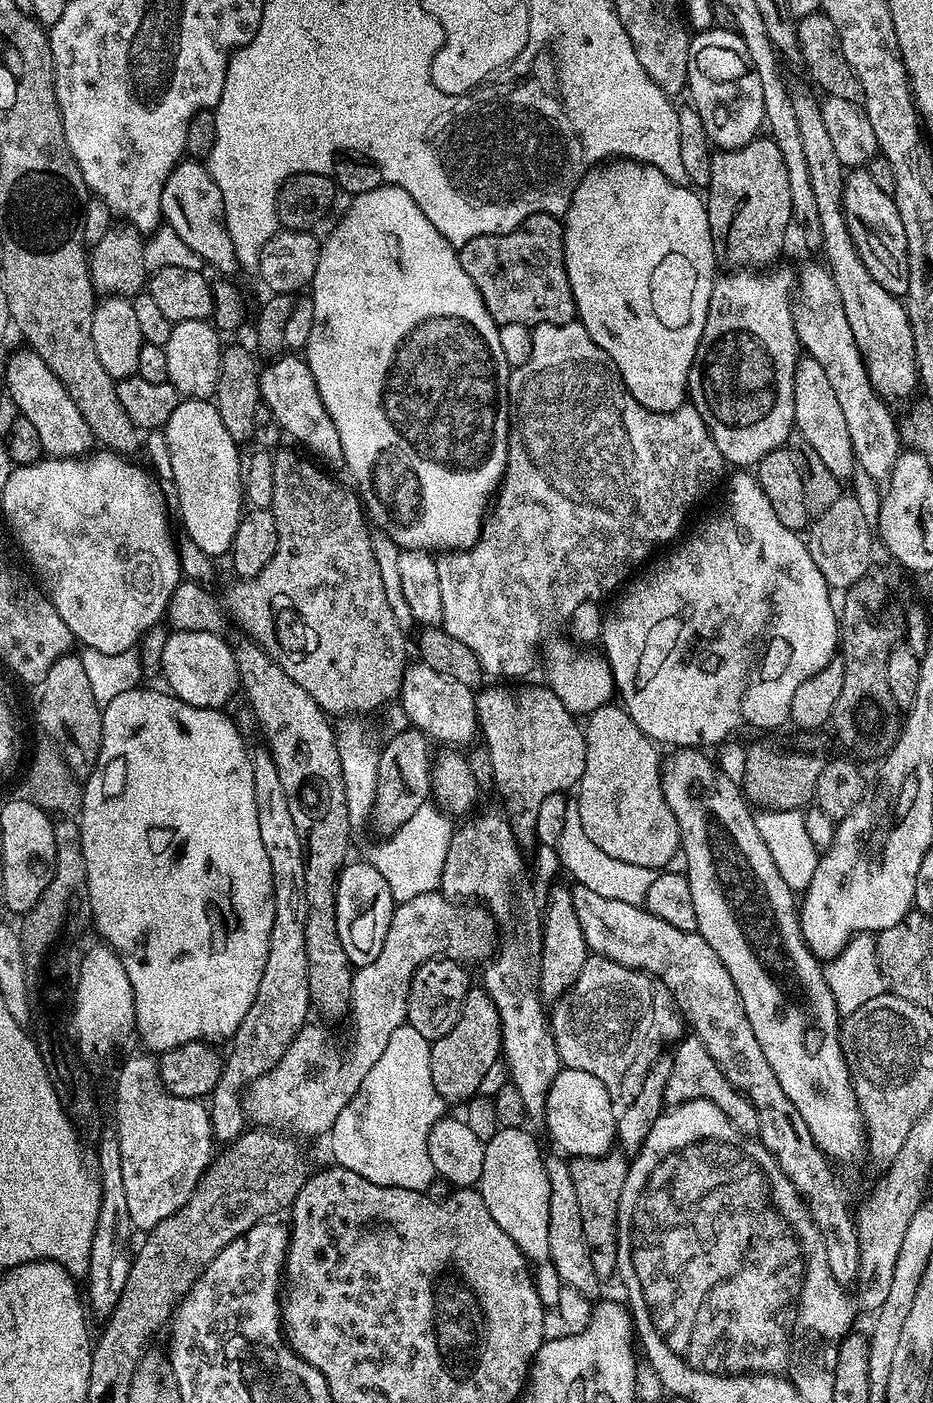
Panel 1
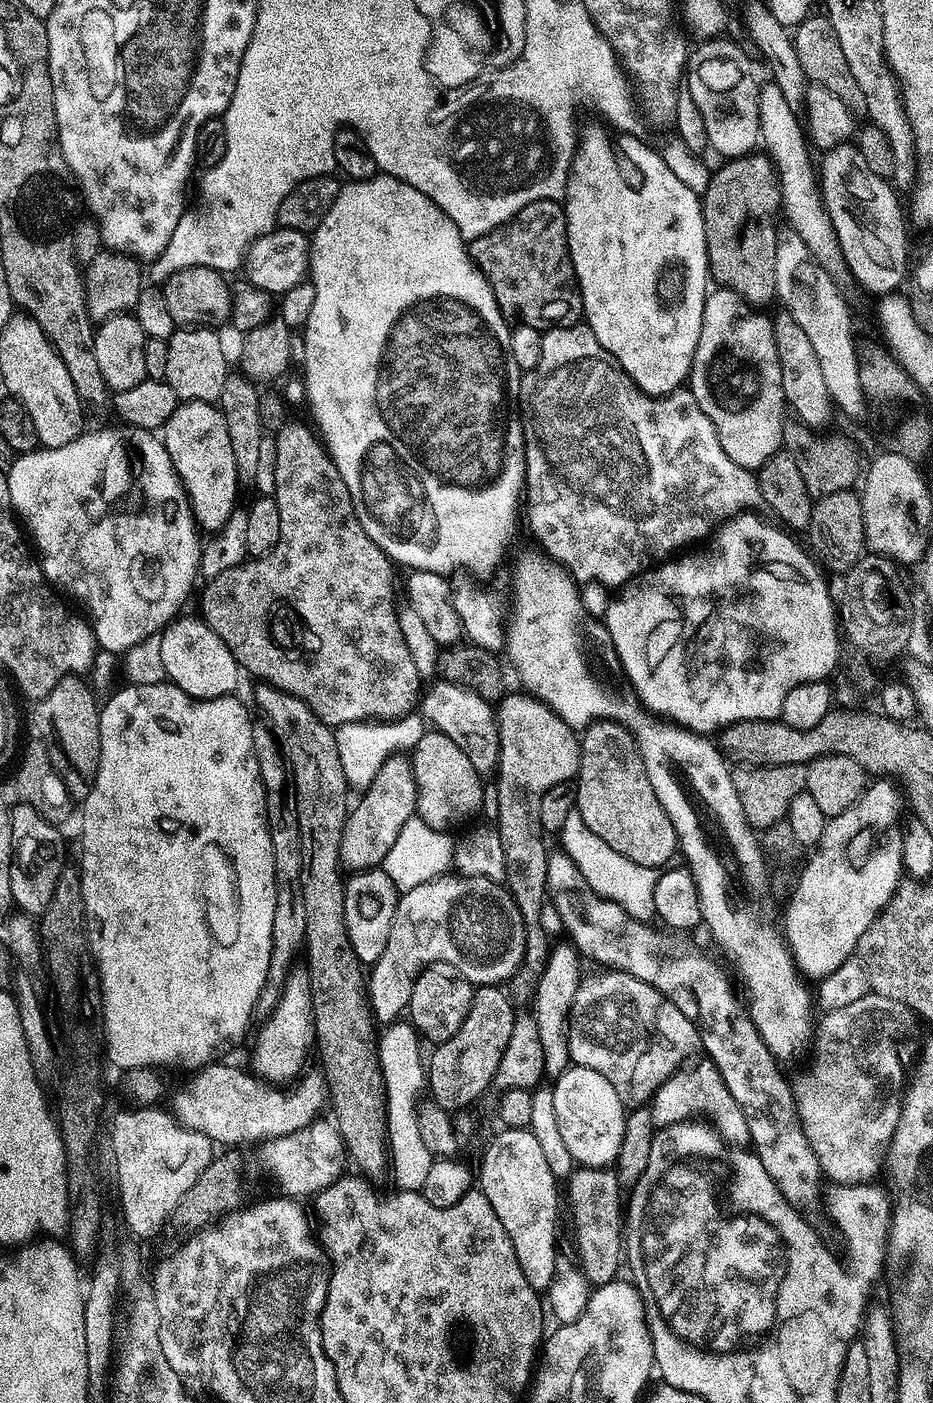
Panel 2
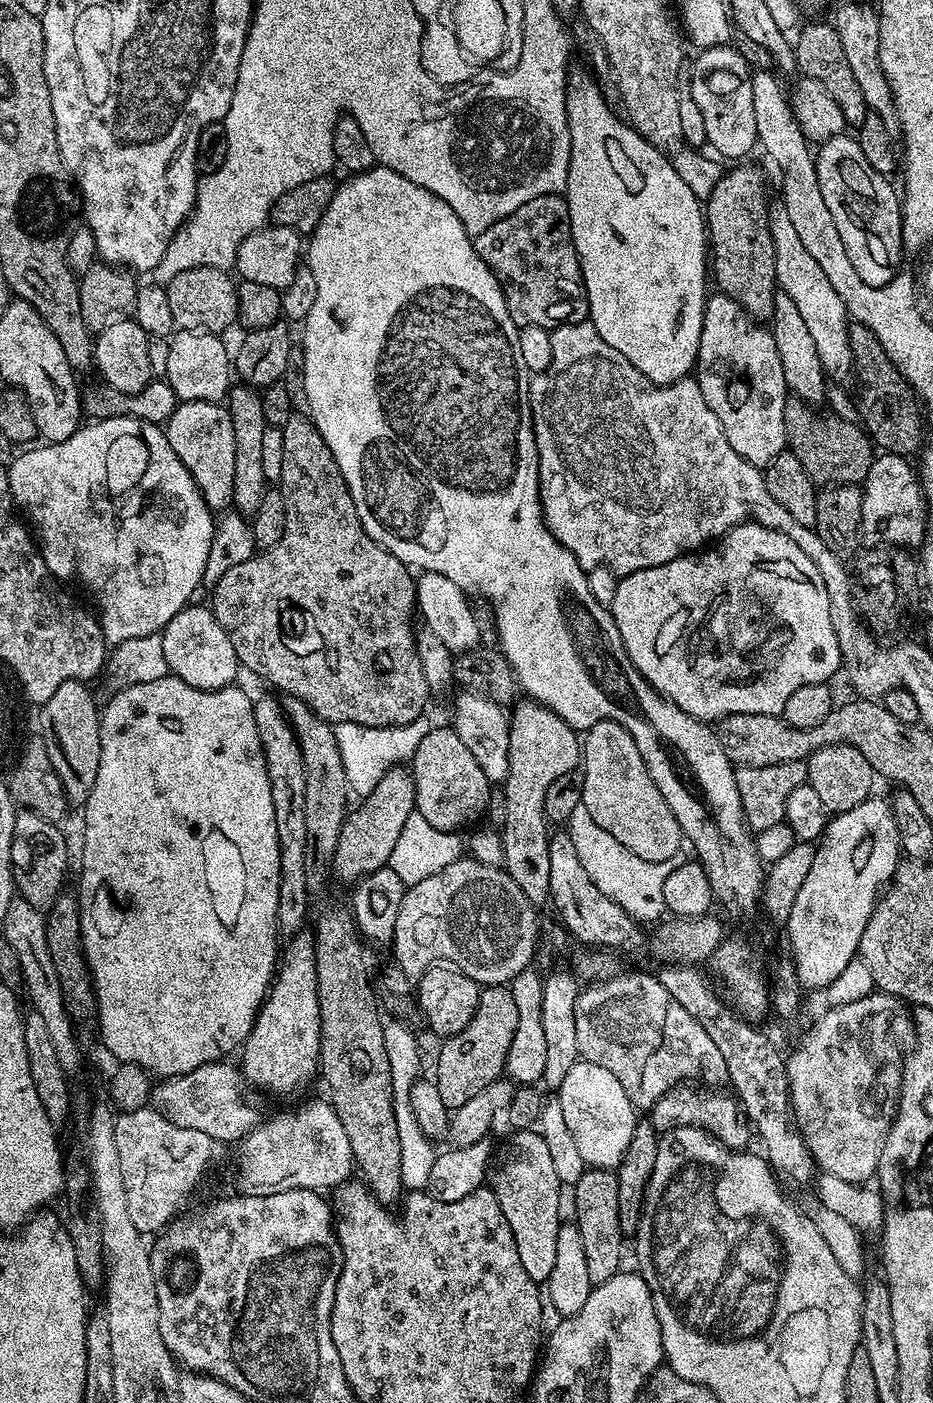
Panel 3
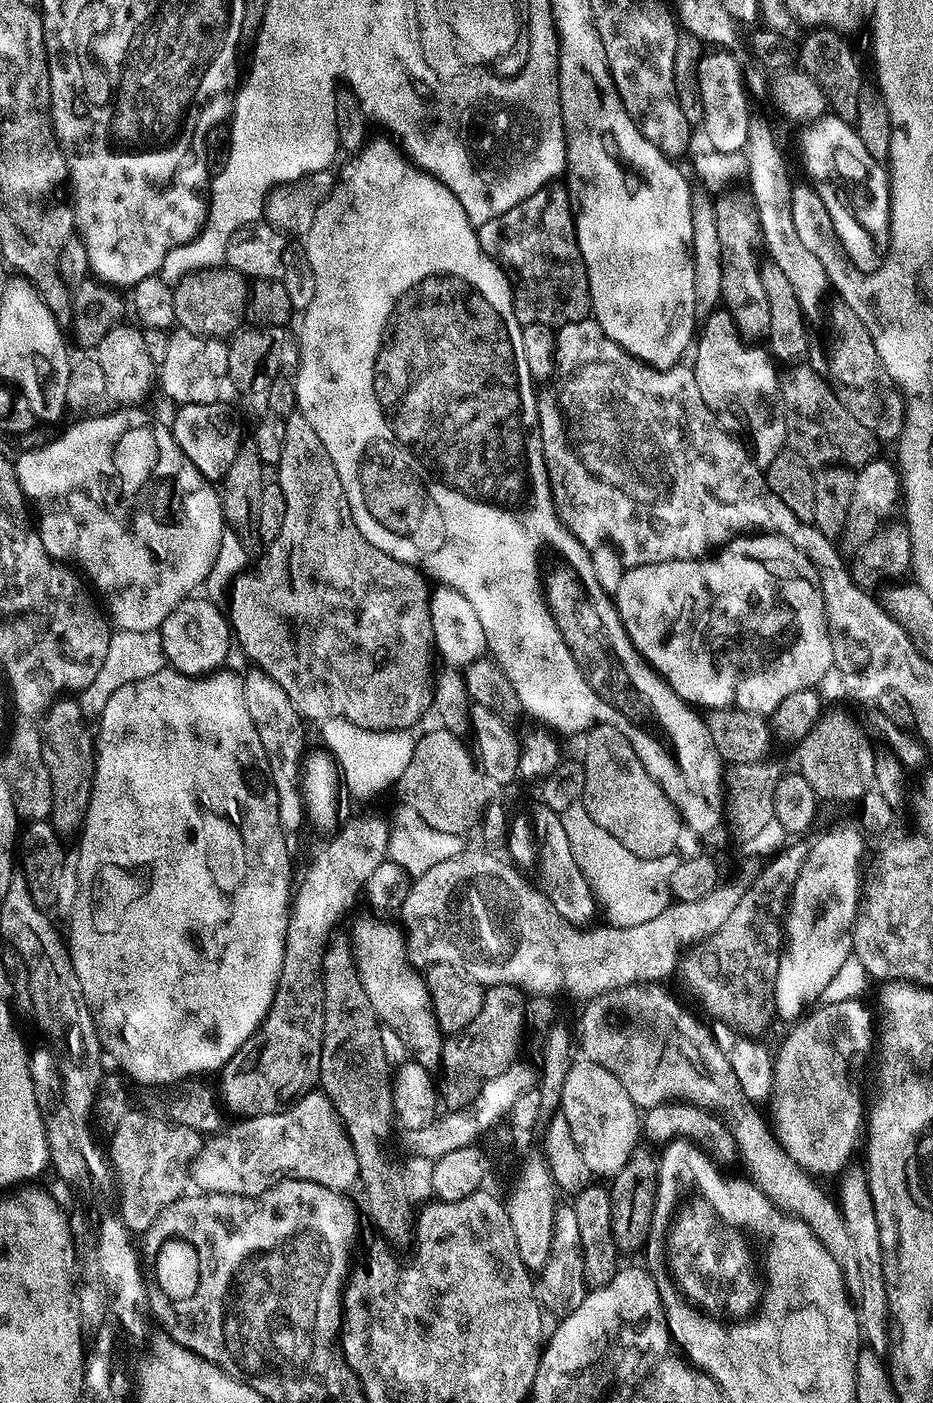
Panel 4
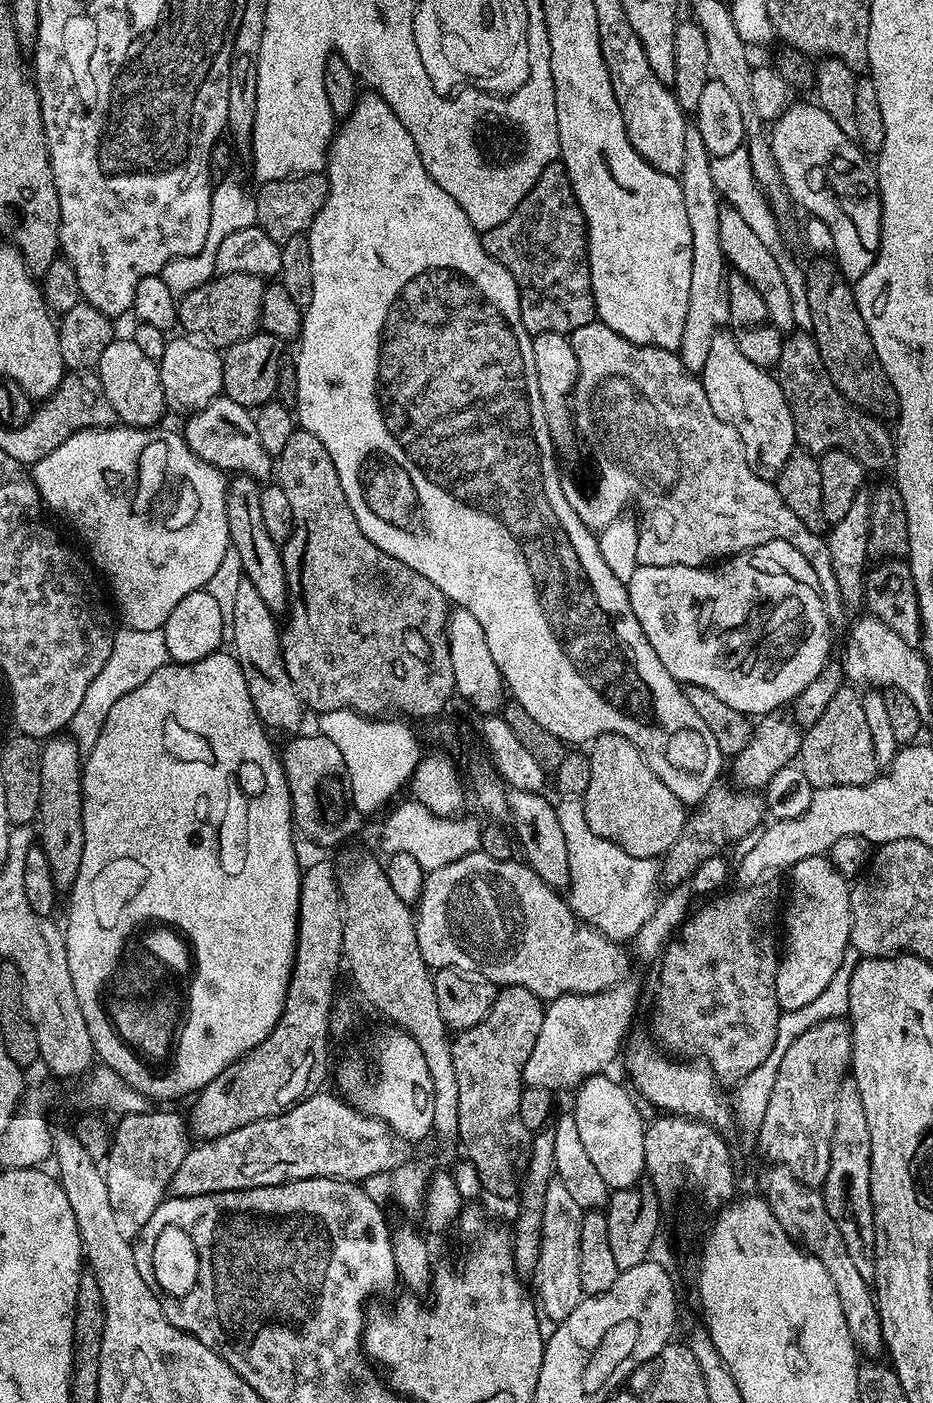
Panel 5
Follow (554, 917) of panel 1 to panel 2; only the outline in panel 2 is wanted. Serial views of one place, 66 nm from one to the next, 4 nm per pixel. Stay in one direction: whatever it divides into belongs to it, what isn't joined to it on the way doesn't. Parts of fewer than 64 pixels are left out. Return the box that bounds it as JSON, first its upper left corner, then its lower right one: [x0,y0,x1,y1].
[530,942,582,1074]

